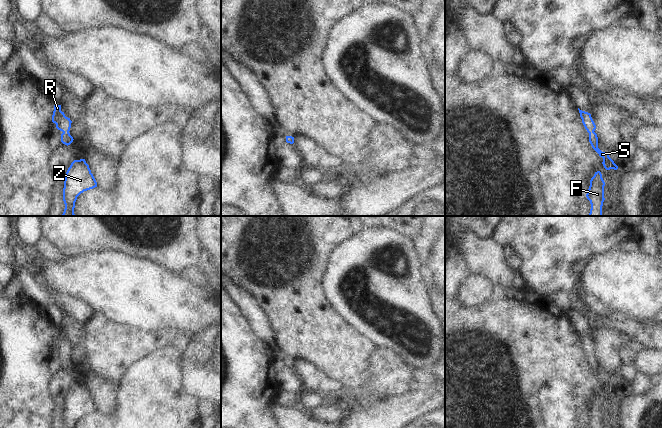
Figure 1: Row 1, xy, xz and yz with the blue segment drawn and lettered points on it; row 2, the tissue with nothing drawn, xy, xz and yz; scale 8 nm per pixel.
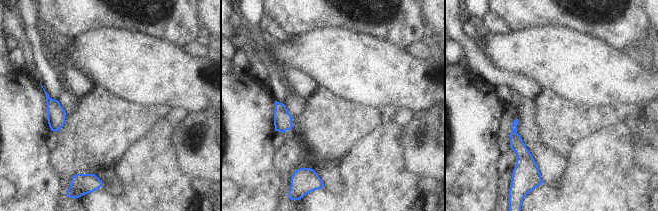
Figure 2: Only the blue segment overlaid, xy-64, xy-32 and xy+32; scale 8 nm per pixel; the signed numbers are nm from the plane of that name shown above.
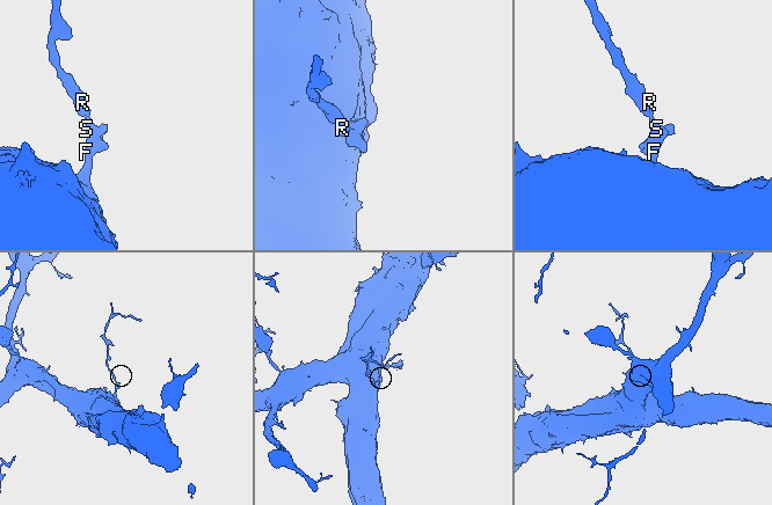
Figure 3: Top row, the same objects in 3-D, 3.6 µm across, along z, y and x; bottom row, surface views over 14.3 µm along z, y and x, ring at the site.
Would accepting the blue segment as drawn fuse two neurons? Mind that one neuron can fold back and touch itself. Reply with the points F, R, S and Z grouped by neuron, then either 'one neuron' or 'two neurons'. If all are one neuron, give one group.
groups F R S Z; one neuron

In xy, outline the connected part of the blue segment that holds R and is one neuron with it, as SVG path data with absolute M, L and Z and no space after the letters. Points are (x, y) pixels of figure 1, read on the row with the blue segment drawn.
M54 105L52 122L56 124L58 130L63 132L61 134L61 142L67 146L70 145L74 140L69 133L72 121L61 111L61 105Z

